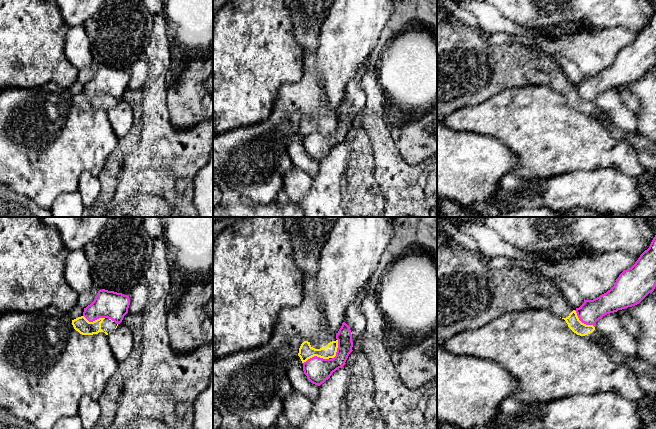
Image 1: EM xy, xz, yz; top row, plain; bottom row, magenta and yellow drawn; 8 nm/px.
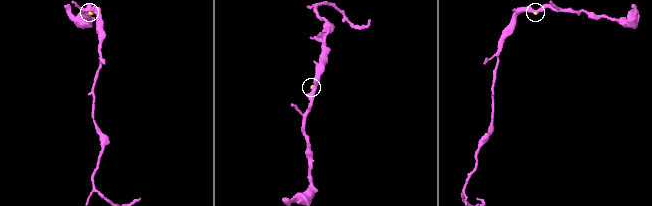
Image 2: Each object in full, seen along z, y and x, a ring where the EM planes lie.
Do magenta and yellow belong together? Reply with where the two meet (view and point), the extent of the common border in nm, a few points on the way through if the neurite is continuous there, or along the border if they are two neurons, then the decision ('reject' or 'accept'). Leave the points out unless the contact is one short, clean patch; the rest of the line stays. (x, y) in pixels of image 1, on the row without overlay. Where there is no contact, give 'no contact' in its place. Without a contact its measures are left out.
xz (315, 132) | 220 nm | along xz (328, 134), (312, 132), (303, 139) | reject

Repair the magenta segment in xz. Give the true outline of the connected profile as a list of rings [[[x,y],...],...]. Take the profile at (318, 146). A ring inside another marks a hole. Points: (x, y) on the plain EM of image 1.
[[[345,98],[336,110],[336,115],[338,124],[334,134],[323,135],[314,132],[303,139],[304,150],[311,159],[320,162],[328,156],[333,148],[345,141],[349,130],[353,127],[351,106]]]

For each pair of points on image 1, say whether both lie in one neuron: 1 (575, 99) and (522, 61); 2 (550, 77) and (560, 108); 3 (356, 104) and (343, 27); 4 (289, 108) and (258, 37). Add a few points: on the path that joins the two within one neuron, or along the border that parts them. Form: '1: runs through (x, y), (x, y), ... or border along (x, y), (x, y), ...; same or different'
1: runs through (562, 86), (551, 75), (535, 71); same
2: border along (531, 85), (548, 85), (559, 93); different
3: border along (367, 59), (347, 83), (343, 97); different
4: border along (301, 77), (279, 89), (271, 110); different

